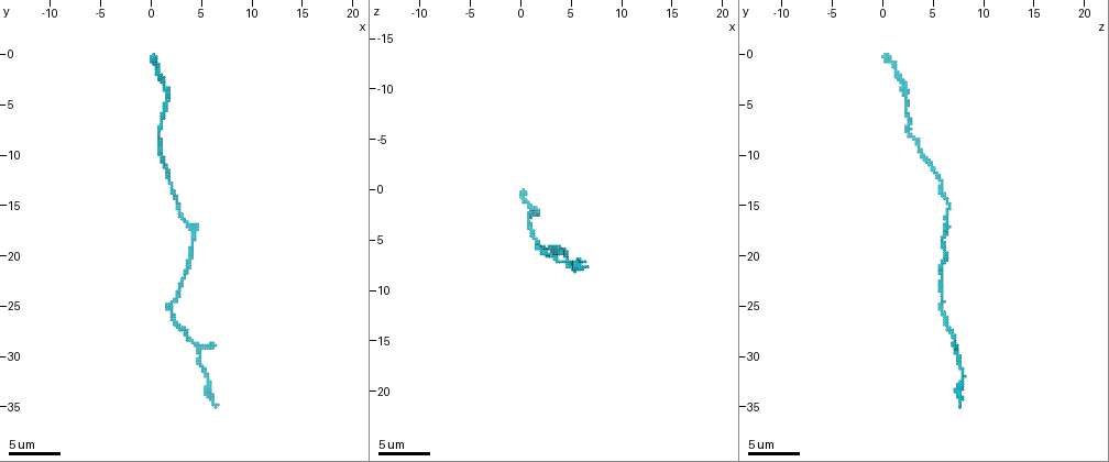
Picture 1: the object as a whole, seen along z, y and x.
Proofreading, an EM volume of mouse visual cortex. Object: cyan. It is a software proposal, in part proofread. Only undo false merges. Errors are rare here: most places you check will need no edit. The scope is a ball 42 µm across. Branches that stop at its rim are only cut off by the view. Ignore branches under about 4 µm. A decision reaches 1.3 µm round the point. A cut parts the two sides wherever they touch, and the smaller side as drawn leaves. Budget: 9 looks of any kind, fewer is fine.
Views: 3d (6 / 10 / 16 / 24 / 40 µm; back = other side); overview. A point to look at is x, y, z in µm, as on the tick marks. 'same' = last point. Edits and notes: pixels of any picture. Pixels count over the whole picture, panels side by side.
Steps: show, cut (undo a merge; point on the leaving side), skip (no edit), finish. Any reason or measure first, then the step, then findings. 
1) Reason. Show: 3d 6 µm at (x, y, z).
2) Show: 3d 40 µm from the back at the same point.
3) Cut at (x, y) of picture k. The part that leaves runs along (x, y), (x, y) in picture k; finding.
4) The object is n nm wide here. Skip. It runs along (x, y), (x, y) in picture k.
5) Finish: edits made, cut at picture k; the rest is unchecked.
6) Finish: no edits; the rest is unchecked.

Calibre changes. Show: 3d 10 µm at (1.6, 5.0, 2.2).

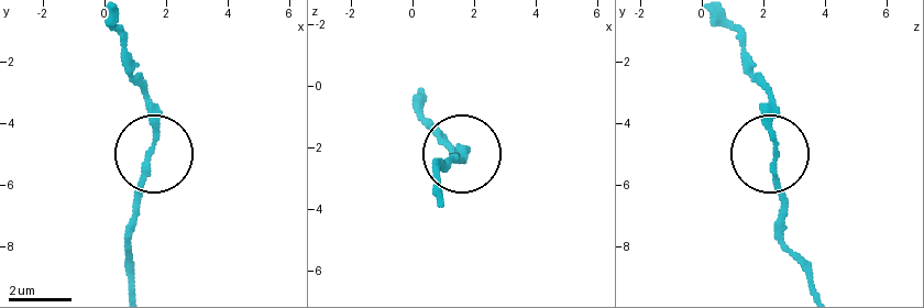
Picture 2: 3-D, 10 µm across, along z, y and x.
The object is 150 nm wide here. Skip. It runs along (815, 284), (781, 228), (765, 81) in picture 2; continuous, no second cell.

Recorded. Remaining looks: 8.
Show: 3d 6 µm at (4.0, 18.6, 5.8).

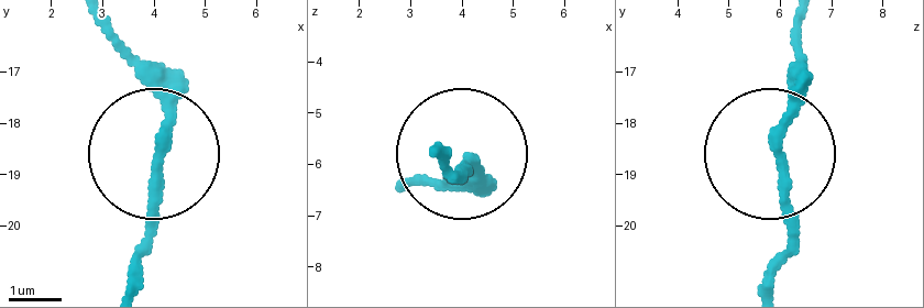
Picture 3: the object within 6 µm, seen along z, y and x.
Skip. Continuous, no second cell.

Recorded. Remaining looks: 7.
Sudden change in width. Show: 3d 10 µm at (2.6, 24.0, 6.0).

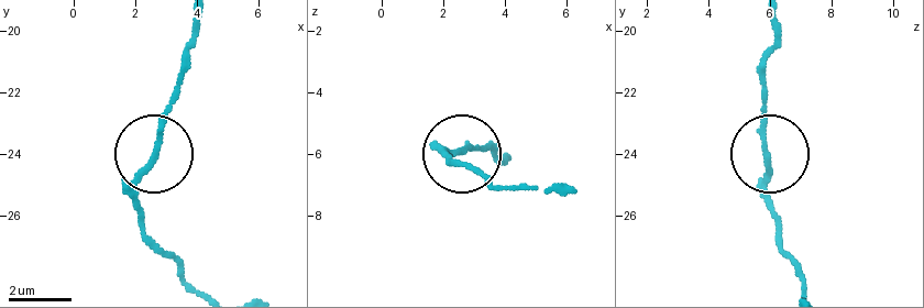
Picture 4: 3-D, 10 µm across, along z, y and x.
Skip. It runs along (774, 21), (766, 61), (766, 202), (774, 223) in picture 4; one cell here.

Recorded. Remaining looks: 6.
Two arms in line, one across. Show: 3d 16 µm at (4.0, 28.4, 7.4).

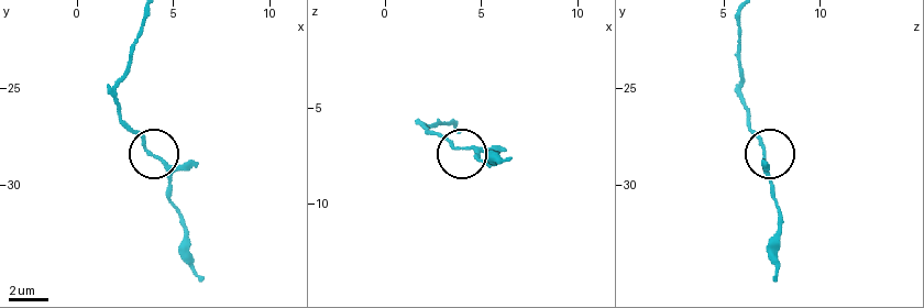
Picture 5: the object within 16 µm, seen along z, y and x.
Show: 3d 6 µm at (4.0, 28.5, 7.1).

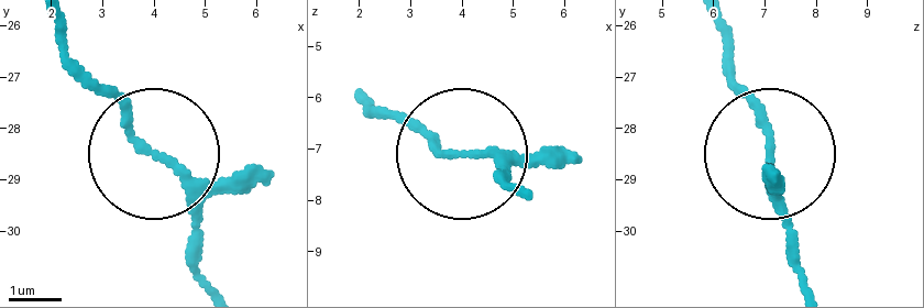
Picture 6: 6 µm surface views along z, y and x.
Skip. It runs along (57, 18), (79, 70), (189, 201), (198, 263) in picture 6; one cell here.

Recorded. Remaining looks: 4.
Finish: no edits; the rest is unchecked.

